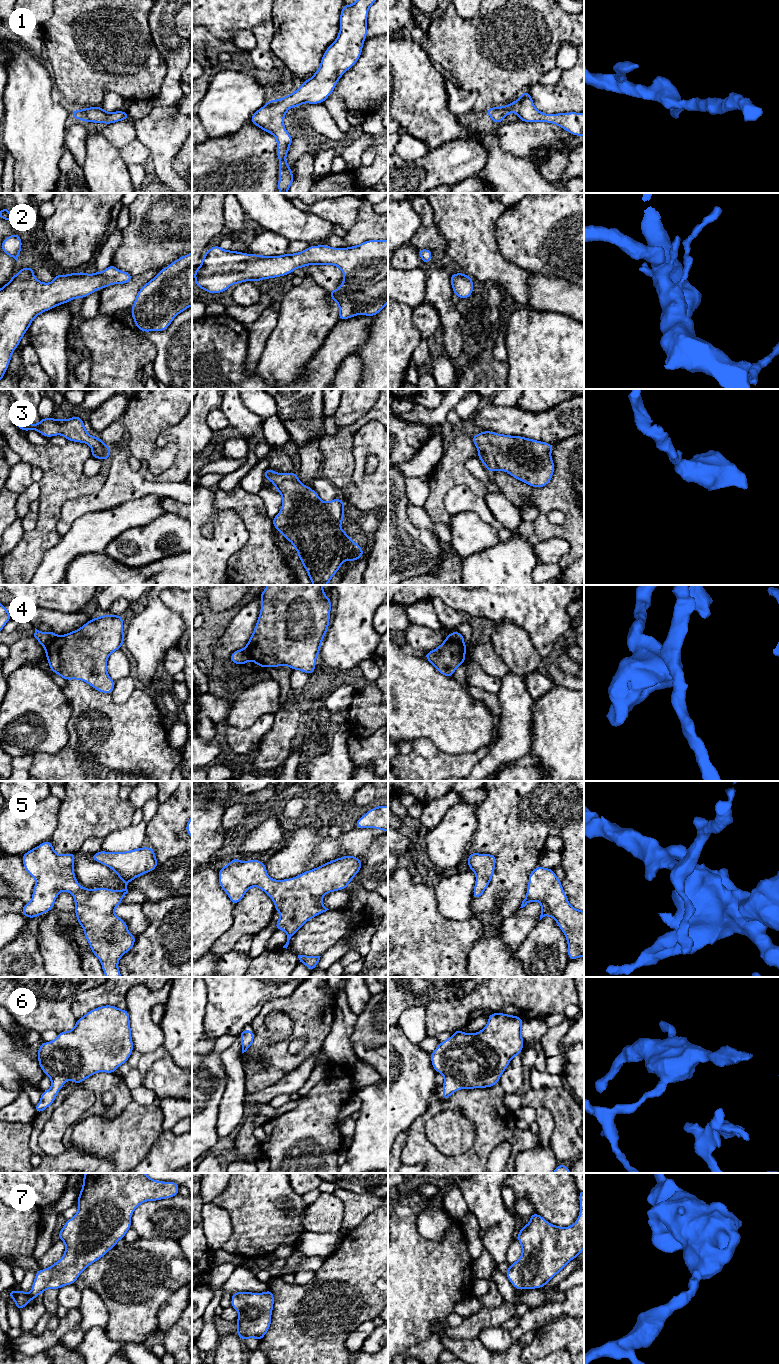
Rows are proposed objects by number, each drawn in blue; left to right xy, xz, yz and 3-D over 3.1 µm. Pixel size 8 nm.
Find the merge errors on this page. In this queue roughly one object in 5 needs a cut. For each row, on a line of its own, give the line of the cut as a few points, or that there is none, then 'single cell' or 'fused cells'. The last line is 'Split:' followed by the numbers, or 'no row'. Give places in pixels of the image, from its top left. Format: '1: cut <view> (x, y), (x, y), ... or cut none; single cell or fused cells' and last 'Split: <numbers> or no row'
1: cut none; single cell
2: cut none; single cell
3: cut none; single cell
4: cut yz (448, 635), (452, 639), (463, 643); fused cells
5: cut none; single cell
6: cut none; single cell
7: cut none; single cell
Split: 4

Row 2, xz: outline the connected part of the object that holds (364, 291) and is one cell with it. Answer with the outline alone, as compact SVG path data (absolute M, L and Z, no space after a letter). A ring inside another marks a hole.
M367 240L347 248L310 245L298 253L271 257L224 250L216 245L205 252L201 265L194 271L193 279L200 289L214 294L225 292L232 284L285 276L308 265L333 265L342 270L344 280L340 288L328 291L330 297L339 305L339 320L356 315L373 317L388 303L388 240Z

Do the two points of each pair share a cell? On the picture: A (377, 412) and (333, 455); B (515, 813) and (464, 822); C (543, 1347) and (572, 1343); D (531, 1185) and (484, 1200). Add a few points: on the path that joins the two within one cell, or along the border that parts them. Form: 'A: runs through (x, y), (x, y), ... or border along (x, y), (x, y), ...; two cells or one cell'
A: runs through (364, 419), (348, 431), (341, 442); one cell
B: border along (477, 804), (476, 830), (470, 843); two cells
C: runs through (550, 1343), (565, 1343); one cell
D: border along (502, 1183), (503, 1186); two cells

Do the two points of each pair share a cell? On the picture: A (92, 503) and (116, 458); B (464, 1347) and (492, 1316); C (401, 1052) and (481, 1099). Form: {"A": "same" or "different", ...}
{"A": "same", "B": "different", "C": "different"}

